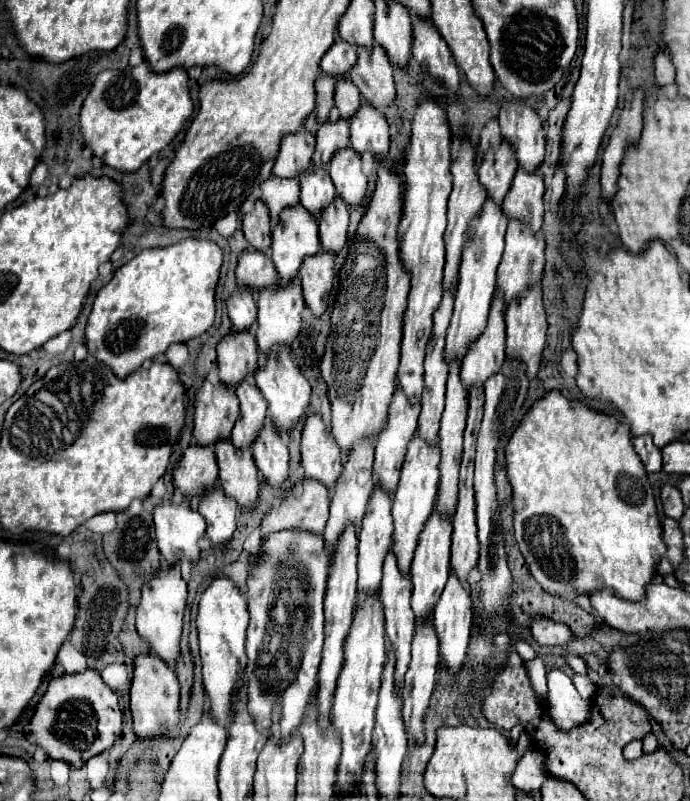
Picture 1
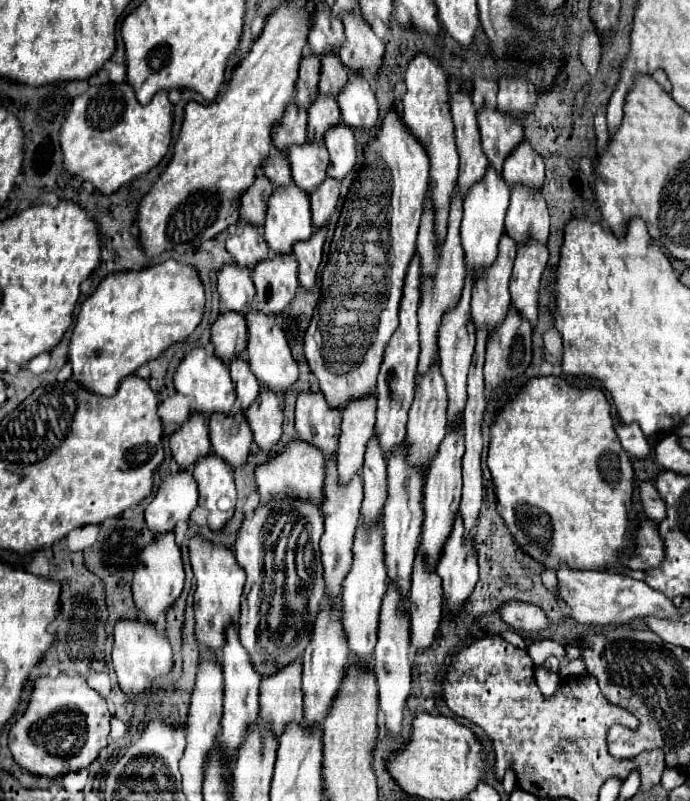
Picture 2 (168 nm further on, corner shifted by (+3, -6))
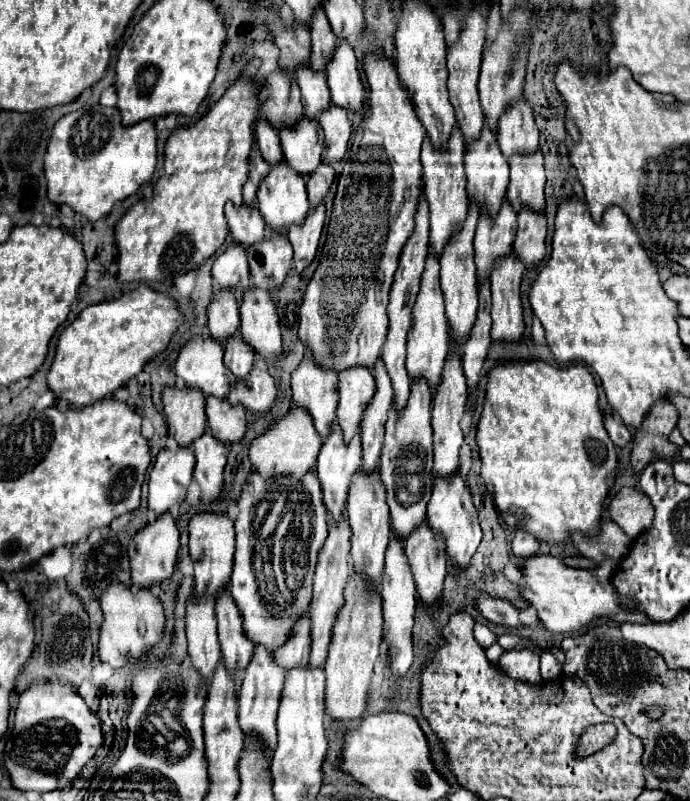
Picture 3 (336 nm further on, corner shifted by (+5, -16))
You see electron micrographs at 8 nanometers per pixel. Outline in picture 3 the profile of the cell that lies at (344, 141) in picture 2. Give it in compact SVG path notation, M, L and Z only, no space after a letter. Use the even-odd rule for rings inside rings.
M331 106L331 112L323 112L323 116L319 116L319 124L325 132L325 152L329 152L329 158L325 160L327 164L337 166L341 156L345 156L351 138L351 122L347 112L343 112L343 108Z

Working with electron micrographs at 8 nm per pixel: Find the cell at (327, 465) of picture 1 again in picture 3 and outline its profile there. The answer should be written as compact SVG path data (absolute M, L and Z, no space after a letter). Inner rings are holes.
M305 358L291 376L293 406L303 408L311 418L317 434L327 438L337 424L337 376L321 370L311 358Z

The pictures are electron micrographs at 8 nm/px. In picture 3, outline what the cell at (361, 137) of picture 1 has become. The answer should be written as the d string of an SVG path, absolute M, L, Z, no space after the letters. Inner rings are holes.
M339 40L333 60L327 66L327 84L331 102L343 110L365 110L365 88L359 76L357 58L347 40Z

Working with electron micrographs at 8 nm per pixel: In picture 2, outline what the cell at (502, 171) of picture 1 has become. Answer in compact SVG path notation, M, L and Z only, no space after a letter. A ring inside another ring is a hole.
M487 104L481 106L477 120L483 140L483 152L489 164L497 172L501 172L509 152L523 140L523 126L521 122L517 122L517 118L509 118L509 114L501 114L501 110Z

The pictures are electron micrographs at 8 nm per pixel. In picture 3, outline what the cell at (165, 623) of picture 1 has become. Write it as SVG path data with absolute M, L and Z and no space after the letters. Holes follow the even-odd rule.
M171 514L161 516L155 522L149 522L131 540L131 584L135 588L153 588L159 582L169 580L177 566L177 552L179 552L179 530Z

